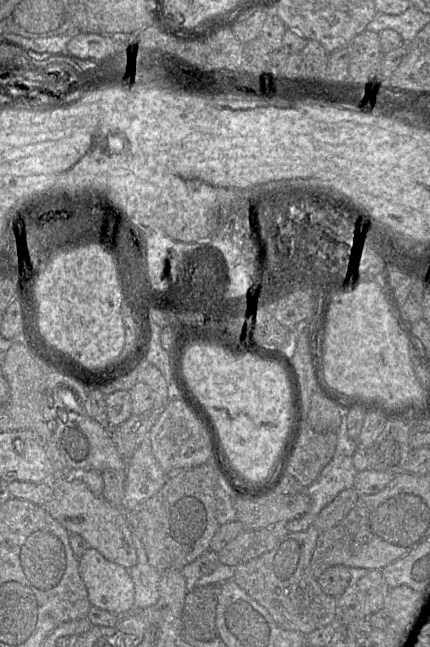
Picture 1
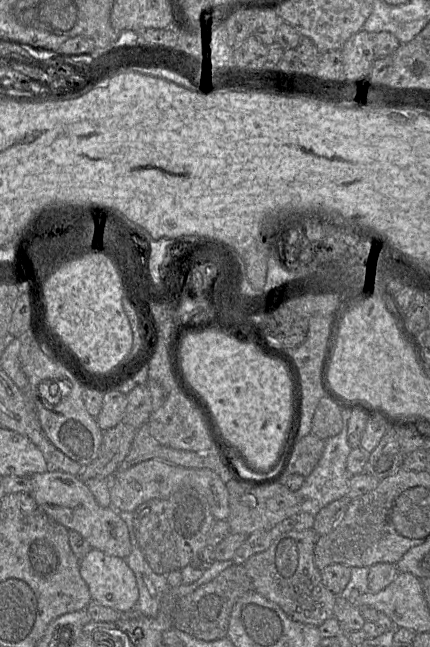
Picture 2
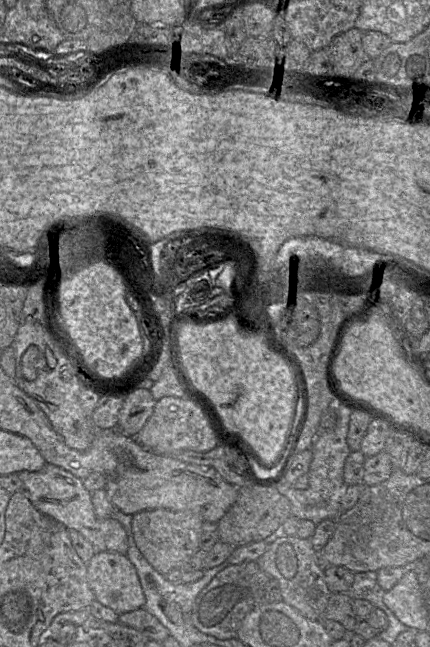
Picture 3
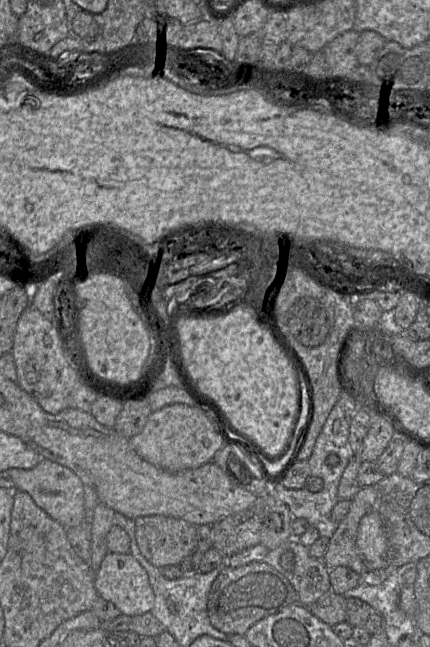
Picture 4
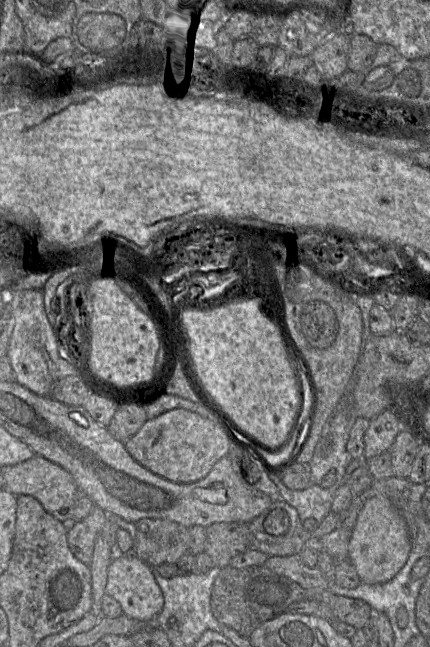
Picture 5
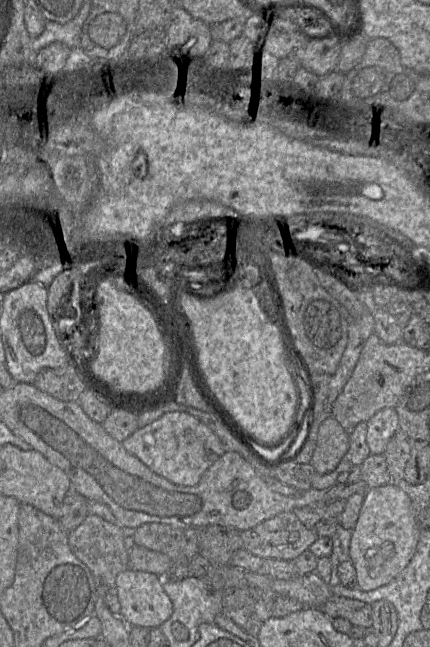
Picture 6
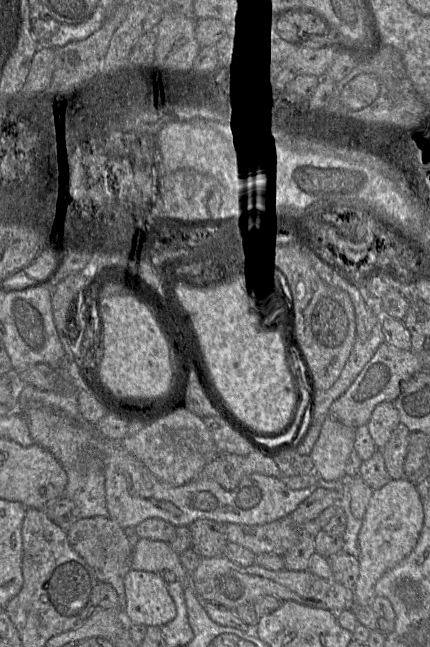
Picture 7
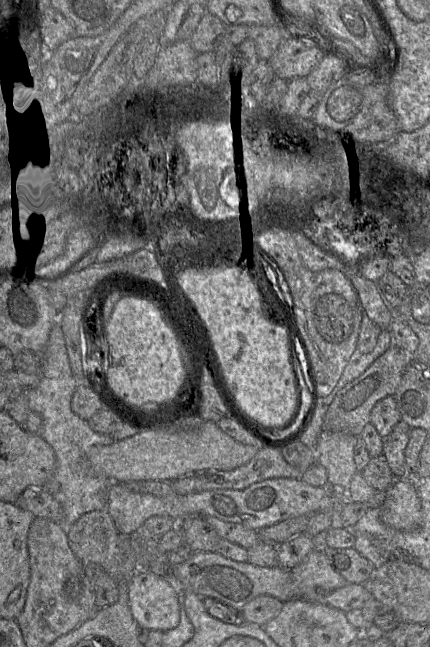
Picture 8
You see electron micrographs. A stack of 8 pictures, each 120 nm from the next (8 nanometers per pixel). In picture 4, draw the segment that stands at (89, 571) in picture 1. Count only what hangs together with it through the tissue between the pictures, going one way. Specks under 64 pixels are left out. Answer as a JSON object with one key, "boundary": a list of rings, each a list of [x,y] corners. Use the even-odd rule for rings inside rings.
{"boundary":[[[108,552],[95,573],[98,595],[113,603],[124,615],[136,616],[150,612],[155,604],[155,594],[145,568],[130,554]]]}

